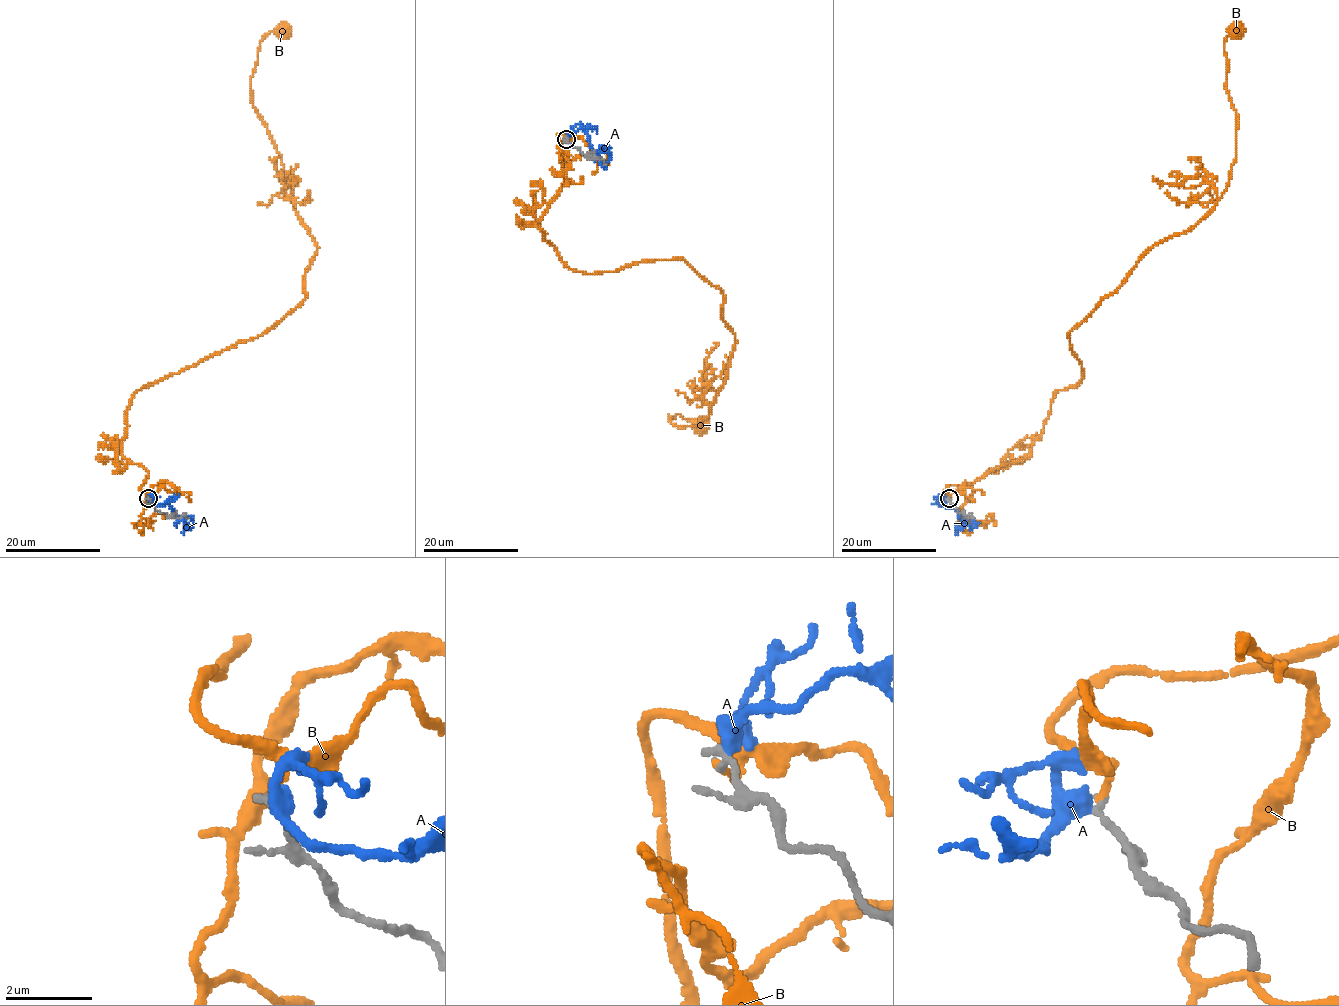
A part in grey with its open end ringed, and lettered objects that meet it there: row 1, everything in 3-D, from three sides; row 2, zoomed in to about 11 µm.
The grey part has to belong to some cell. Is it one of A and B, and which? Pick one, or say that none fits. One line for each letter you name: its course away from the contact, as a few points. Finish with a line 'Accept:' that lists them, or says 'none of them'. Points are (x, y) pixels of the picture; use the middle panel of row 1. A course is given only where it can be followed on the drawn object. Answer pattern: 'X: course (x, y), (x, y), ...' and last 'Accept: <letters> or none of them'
B: course (566, 139), (538, 225), (570, 268), (683, 258), (723, 294), (725, 381), (698, 425), (668, 415), (701, 426)
Accept: B

